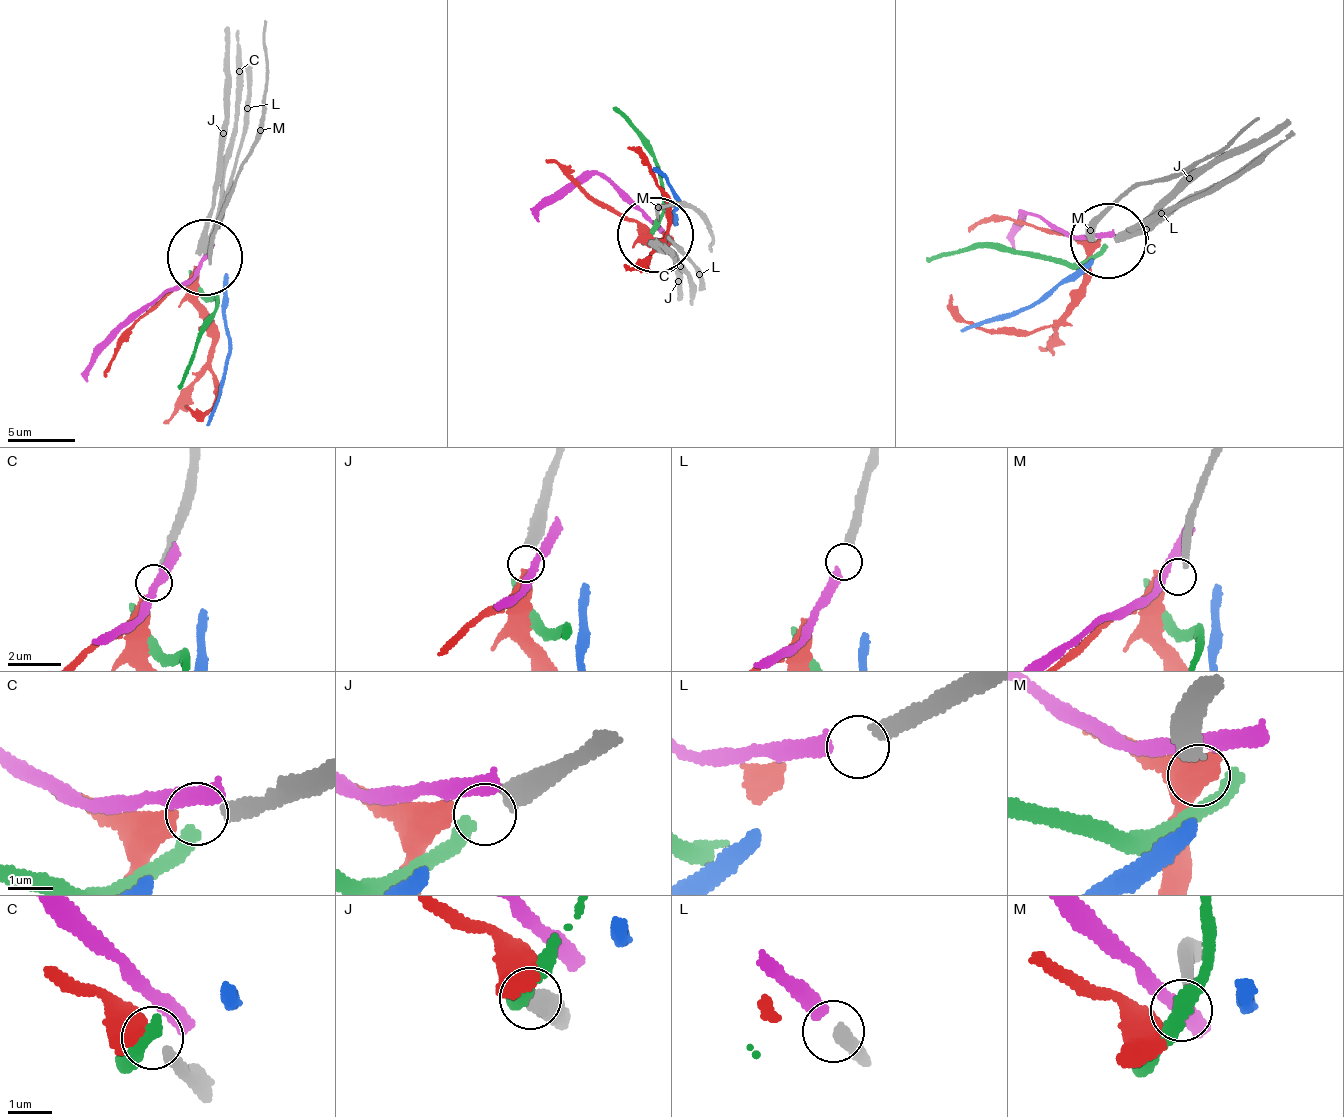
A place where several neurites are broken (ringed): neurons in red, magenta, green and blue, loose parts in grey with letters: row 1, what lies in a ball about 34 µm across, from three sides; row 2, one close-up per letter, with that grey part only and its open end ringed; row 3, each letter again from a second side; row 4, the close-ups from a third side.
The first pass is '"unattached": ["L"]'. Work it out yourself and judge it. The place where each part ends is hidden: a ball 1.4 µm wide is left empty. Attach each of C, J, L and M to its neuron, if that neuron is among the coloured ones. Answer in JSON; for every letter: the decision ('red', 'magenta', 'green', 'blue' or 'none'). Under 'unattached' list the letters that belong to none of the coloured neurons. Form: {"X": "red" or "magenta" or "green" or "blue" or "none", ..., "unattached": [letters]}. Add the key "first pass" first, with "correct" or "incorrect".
{"first pass": "incorrect", "C": "red", "J": "green", "L": "magenta", "M": "none", "unattached": ["M"]}

